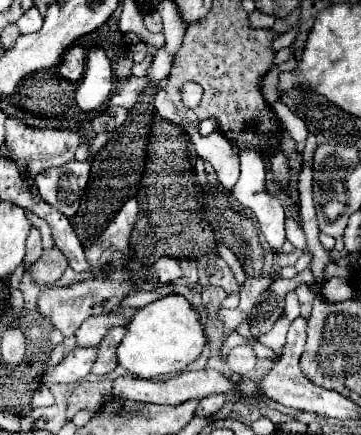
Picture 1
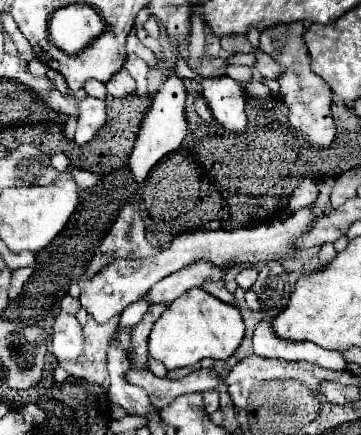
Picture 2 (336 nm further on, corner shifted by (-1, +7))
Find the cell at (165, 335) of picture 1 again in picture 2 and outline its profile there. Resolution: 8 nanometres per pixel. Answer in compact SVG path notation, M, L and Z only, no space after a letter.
M188 289L182 297L178 297L176 301L172 301L168 305L168 309L162 313L162 317L154 323L152 333L150 333L150 355L158 361L162 361L166 365L166 369L178 369L178 367L192 367L198 361L210 357L210 359L228 359L234 355L234 351L238 349L240 341L244 337L244 321L242 315L236 307L212 297L210 293L206 293L204 289Z

